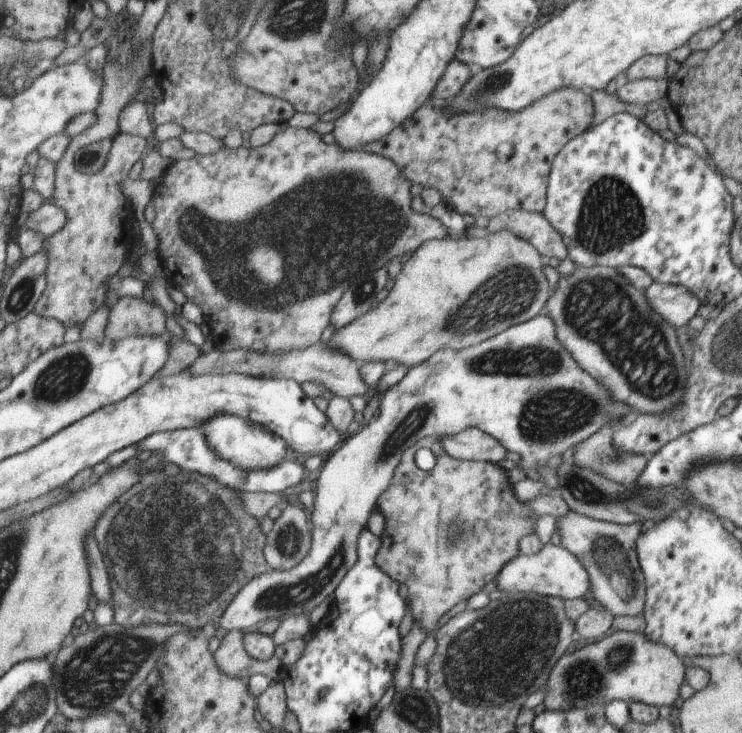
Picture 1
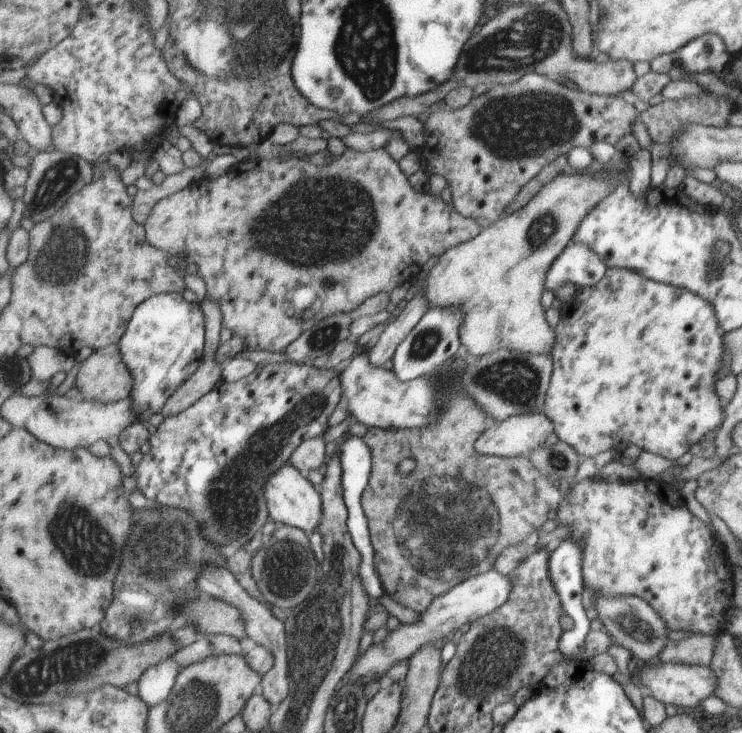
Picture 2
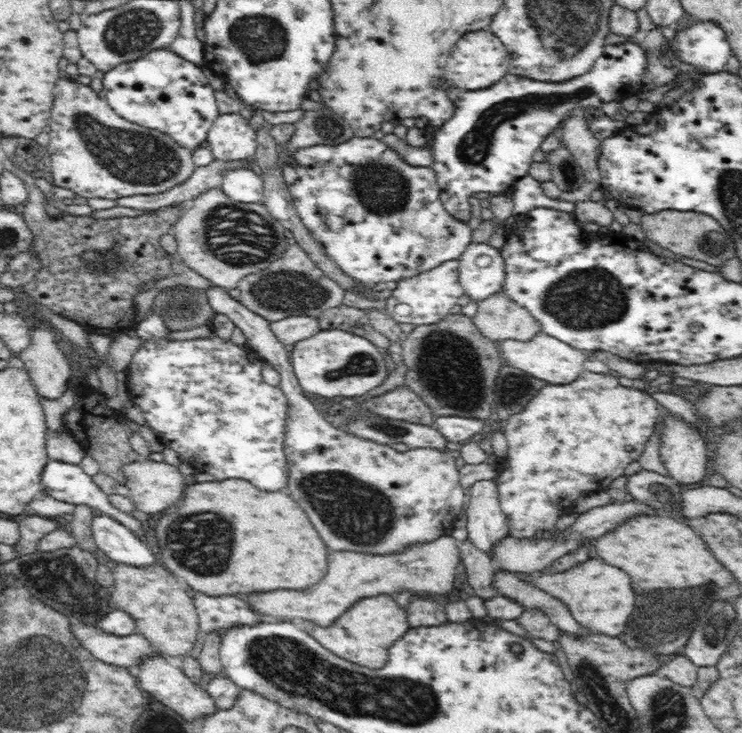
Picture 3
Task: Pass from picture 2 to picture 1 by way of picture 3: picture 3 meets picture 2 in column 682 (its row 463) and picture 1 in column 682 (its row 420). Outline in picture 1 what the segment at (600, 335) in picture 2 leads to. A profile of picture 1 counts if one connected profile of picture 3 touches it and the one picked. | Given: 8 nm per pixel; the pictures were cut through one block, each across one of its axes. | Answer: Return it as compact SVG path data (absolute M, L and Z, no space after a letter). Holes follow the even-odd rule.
M653 281L643 290L643 294L651 310L657 312L673 329L685 326L699 308L699 300L683 286L667 286Z

